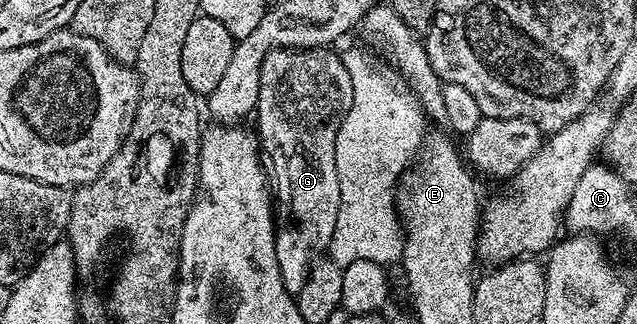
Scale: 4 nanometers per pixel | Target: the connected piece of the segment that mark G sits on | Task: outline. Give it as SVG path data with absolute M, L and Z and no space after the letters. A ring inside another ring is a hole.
M335 49L271 50L266 60L262 60L254 130L263 157L270 163L278 270L282 272L282 282L293 296L299 295L300 289L306 284L308 272L317 257L316 250L327 251L336 231L340 211L340 185L338 168L334 164L334 144L338 140L338 128L346 112L350 112L353 100L354 84L350 80L350 72L346 72L346 64L342 64Z

